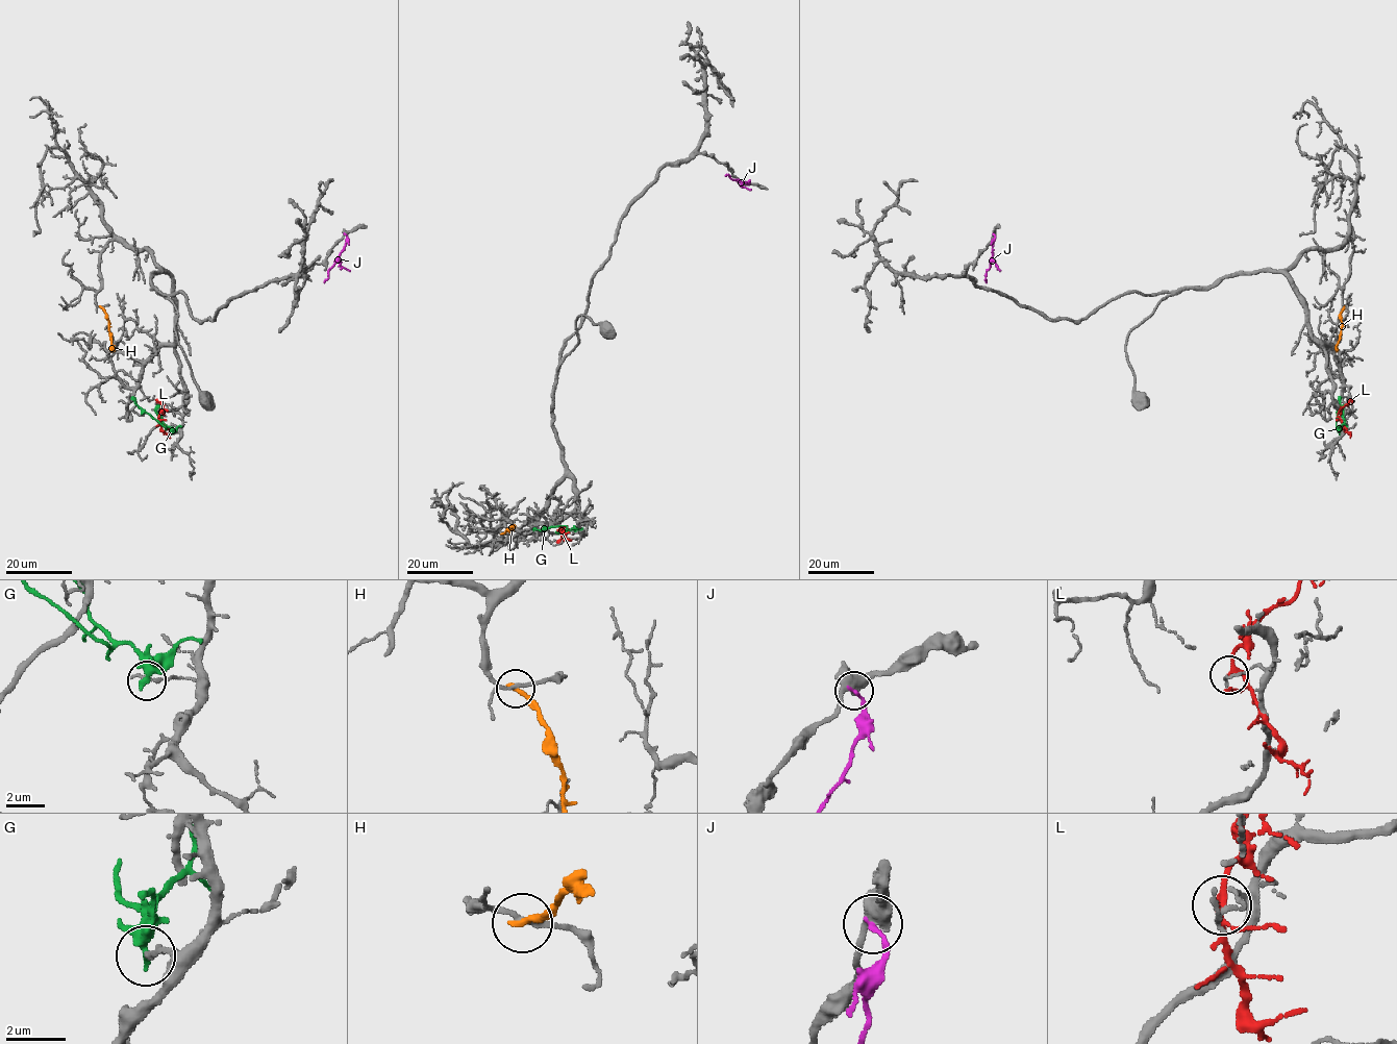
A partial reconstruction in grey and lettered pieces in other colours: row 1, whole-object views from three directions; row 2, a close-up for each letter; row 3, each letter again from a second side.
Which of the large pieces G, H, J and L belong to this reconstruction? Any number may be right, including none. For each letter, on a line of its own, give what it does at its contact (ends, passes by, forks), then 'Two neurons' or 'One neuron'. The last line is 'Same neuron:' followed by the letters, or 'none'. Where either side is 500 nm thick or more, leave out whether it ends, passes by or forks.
G: It passes by. Two neurons
H: It ends there. Two neurons
J: It ends there. Two neurons
L: It passes by. Two neurons
Same neuron: none

